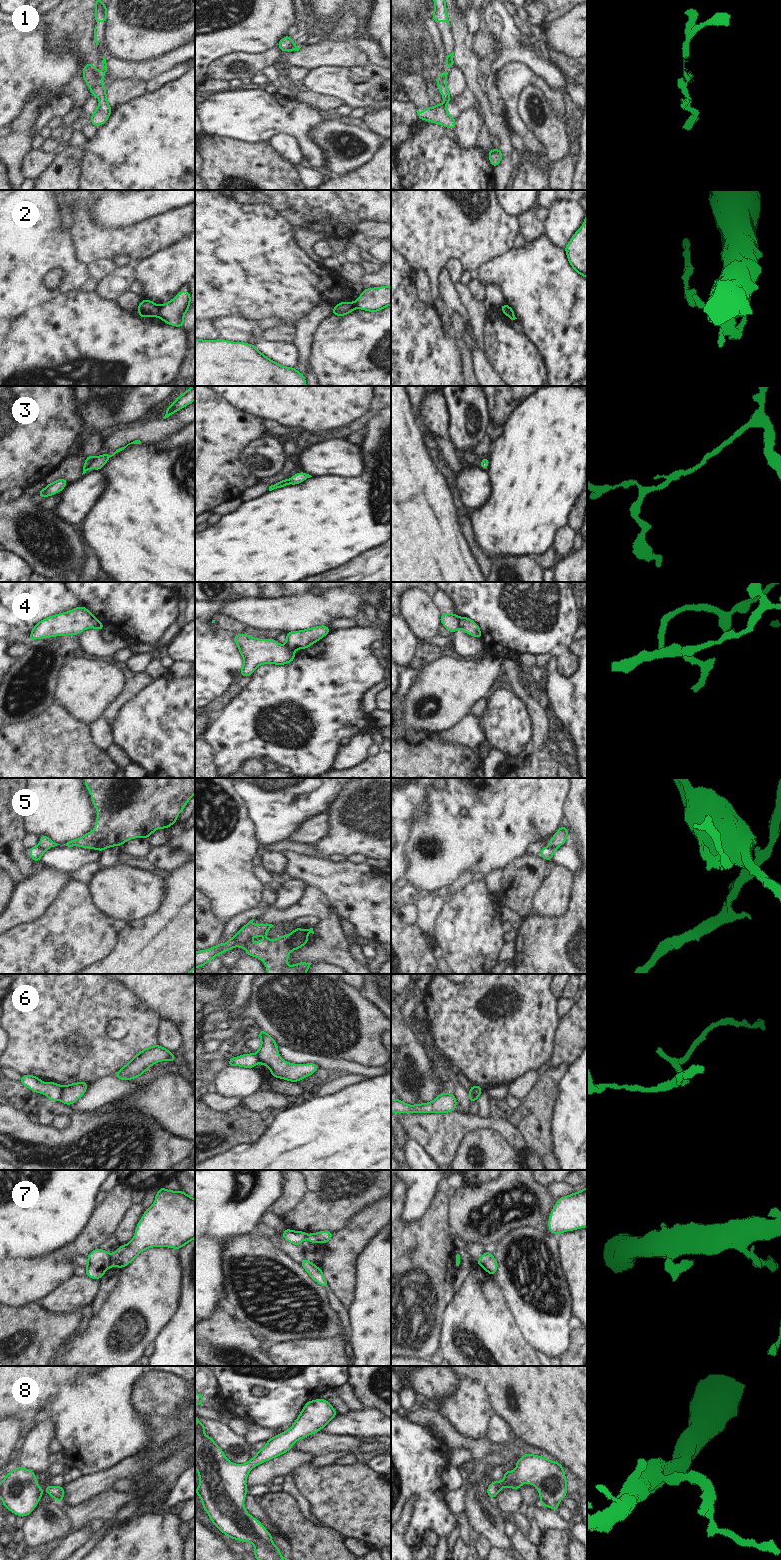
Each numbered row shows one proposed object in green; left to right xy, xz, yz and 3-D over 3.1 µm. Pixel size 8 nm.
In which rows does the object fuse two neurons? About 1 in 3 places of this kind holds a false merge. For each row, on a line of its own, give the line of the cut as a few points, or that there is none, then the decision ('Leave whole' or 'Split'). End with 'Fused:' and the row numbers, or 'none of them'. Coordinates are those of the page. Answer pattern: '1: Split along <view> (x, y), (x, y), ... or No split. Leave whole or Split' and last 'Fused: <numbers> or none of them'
1: Split along xy (98, 72), (102, 79). Split
2: Split along xy (158, 306), (159, 316). Split
3: No split. Leave whole
4: Split along yz (459, 618), (460, 627). Split
5: Split along xz (240, 931), (241, 935), (235, 945). Split
6: Split along xy (62, 1087), (57, 1098). Split
7: Split along xy (110, 1254), (110, 1263), (112, 1265). Split
8: No split. Leave whole
Fused: 1, 2, 4, 5, 6, 7.

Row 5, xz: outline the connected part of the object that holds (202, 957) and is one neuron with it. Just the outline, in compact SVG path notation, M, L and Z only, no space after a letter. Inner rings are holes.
M238 931L234 937L230 938L226 944L218 944L210 949L195 951L195 968L200 968L217 955L231 950L237 945L237 939L241 936L241 932Z

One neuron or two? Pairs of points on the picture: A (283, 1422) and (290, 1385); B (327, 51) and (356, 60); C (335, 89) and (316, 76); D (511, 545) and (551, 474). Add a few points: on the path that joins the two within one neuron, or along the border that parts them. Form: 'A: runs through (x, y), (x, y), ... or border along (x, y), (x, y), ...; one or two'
A: runs through (283, 1413), (283, 1401), (286, 1394); one
B: runs through (334, 54), (349, 56); one
C: runs through (330, 84), (326, 80), (321, 80); one
D: runs through (511, 527), (522, 514), (526, 502), (533, 492); one

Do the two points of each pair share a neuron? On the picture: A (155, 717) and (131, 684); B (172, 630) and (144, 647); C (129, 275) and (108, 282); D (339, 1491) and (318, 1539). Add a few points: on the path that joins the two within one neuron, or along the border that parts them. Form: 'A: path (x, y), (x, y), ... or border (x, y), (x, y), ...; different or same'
A: border (152, 680), (132, 695), (120, 708); different
B: path (165, 637), (157, 645), (151, 647); same
C: path (124, 275), (117, 282), (113, 282); same
D: border (325, 1525), (337, 1530), (344, 1538); different

